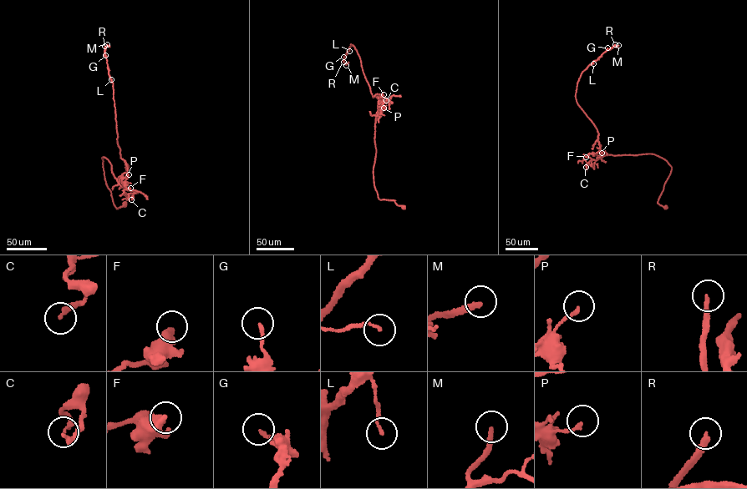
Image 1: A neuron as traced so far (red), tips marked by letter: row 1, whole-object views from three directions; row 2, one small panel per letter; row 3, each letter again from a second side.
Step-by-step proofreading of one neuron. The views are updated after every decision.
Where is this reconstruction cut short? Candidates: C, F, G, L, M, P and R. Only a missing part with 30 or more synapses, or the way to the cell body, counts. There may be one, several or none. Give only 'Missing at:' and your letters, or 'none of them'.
Missing at: M, R

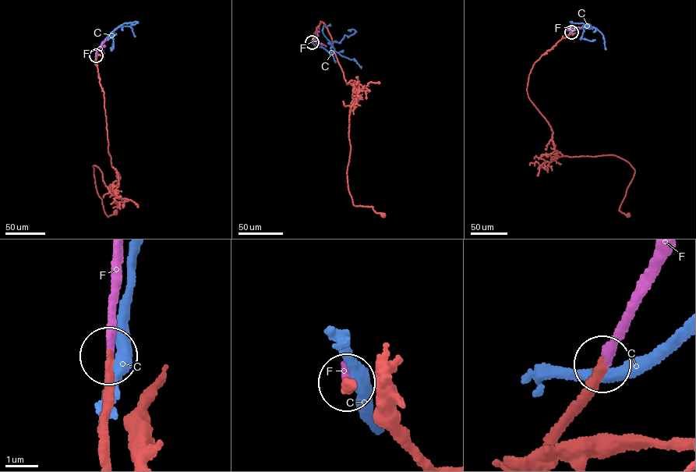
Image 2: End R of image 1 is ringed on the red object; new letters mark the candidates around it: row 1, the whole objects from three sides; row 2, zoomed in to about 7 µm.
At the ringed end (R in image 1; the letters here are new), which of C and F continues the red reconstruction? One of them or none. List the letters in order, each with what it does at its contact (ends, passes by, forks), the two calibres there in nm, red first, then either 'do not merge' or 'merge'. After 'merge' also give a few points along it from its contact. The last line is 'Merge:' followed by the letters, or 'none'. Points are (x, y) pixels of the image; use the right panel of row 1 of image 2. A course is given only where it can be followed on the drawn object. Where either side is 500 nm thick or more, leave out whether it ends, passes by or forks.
C: it passes by; 300 nm thick on the red side, 400 nm on the other; do not merge
F: it ends there; 280 nm thick on the red side, 240 nm on the other; merge; it runs (571, 32), (574, 27), (585, 27)
Merge: F

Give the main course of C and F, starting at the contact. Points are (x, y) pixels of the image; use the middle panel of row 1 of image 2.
C: (312, 42), (331, 52), (334, 47), (330, 42), (340, 42), (344, 35), (349, 36), (355, 30), (348, 30)
F: (312, 42), (315, 39), (326, 46)

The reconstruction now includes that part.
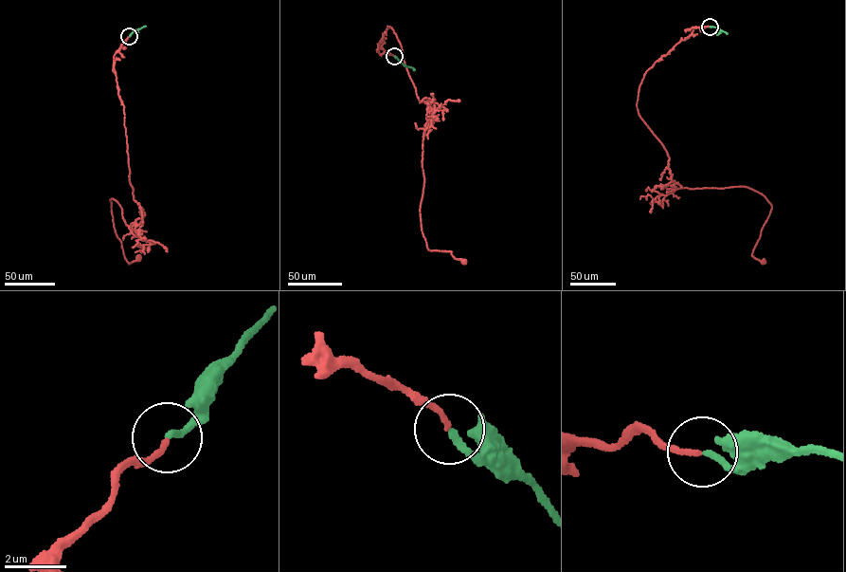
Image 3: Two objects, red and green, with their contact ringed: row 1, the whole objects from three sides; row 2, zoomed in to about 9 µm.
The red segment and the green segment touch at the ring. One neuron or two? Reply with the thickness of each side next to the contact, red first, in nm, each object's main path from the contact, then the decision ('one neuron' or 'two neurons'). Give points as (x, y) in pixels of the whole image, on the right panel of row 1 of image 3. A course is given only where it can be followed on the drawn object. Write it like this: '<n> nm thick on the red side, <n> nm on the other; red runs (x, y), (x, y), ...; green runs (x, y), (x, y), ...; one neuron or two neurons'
190 nm thick on the red side, 200 nm on the other; red runs (710, 27), (647, 70), (637, 109), (681, 188), (764, 196), (771, 209), (752, 255), (764, 261); green runs (710, 27), (728, 34); one neuron

